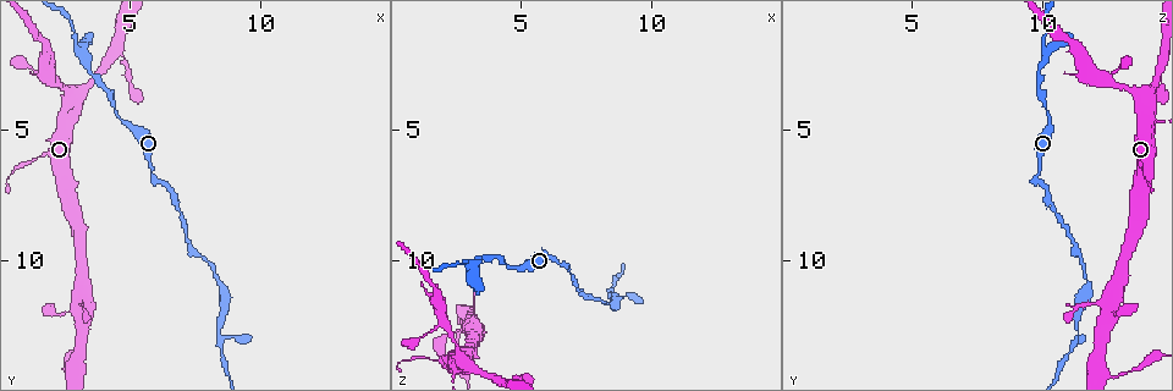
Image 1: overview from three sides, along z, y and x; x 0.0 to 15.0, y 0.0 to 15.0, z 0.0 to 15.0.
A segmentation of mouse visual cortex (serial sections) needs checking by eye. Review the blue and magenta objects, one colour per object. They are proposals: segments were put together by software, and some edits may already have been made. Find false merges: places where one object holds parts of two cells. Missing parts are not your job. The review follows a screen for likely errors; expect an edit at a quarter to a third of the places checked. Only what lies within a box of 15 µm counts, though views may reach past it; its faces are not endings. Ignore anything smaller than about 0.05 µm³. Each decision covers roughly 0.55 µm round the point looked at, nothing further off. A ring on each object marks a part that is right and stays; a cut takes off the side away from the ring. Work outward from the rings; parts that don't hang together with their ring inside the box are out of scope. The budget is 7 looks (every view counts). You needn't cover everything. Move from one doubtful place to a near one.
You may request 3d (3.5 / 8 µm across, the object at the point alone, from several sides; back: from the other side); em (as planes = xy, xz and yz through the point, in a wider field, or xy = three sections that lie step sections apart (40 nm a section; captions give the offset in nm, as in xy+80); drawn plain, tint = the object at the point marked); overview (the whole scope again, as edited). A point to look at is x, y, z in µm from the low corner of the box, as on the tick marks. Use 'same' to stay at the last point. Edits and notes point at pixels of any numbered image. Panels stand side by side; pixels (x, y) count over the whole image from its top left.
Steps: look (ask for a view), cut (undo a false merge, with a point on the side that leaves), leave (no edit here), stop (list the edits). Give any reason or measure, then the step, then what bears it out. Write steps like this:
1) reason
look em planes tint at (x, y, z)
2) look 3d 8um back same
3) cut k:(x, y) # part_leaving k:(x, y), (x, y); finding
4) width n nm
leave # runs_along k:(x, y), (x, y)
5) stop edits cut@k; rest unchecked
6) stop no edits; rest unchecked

narrows sharply
look 3d 3.5um at (8.4, 12.8, 11.3)

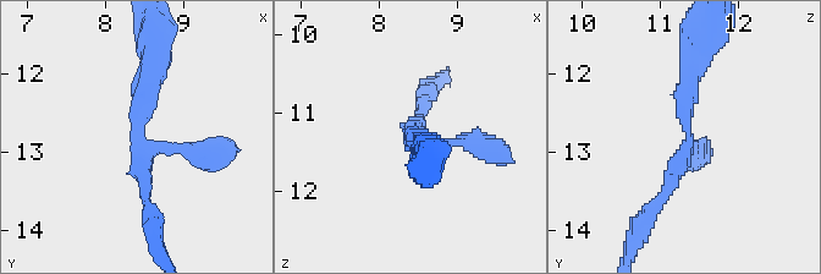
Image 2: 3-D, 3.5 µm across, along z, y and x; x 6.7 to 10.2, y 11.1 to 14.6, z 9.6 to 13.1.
arms 3; arm_widths 200, 200, 300 nm
look em xy step 1 tint at (8.40, 12.80, 11.40)

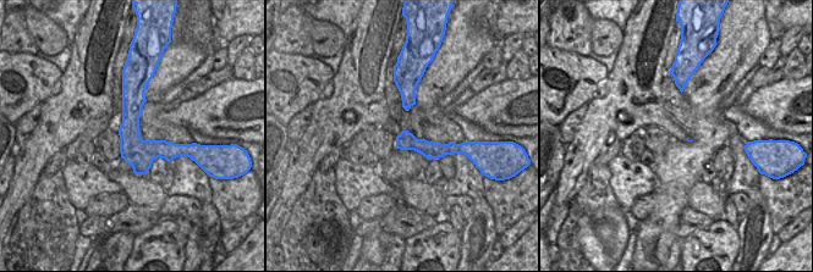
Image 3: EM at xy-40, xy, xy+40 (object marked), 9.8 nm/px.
cut 2:(207, 155) # part_leaving 2:(172, 151), (240, 151); a second cell is stuck on

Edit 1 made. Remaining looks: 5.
see it whole again
look overview

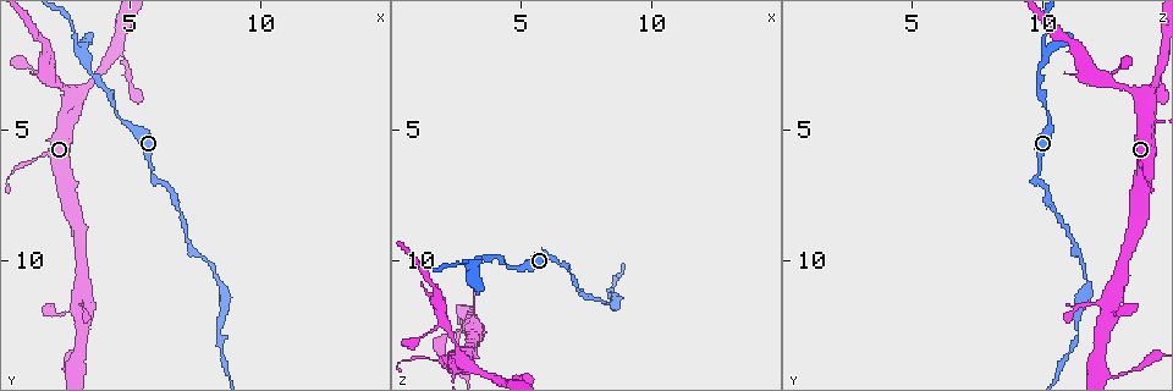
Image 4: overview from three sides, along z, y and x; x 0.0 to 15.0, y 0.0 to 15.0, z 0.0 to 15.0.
sharp bend
look 3d 8um at (3.0, 14.4, 12.3)

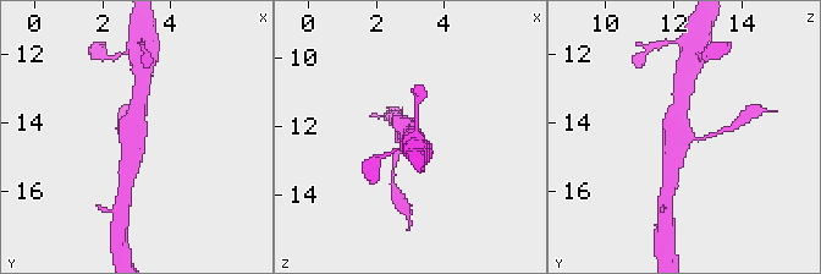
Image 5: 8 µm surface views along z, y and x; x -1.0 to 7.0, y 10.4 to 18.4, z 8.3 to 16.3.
zoom in
look 3d 3.5um at (2.9, 14.3, 12.3)

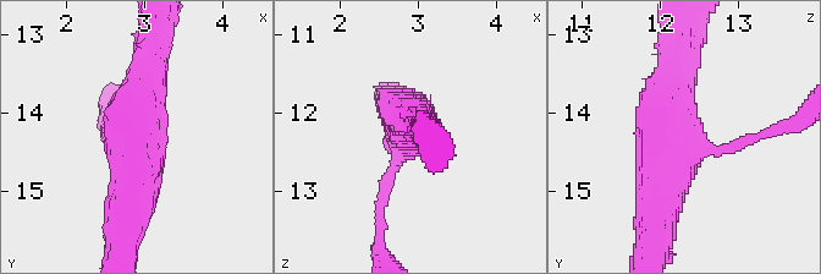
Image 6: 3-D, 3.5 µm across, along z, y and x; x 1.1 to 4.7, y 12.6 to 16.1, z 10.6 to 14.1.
look em xy step 3 tint at (2.95, 14.35, 12.25)

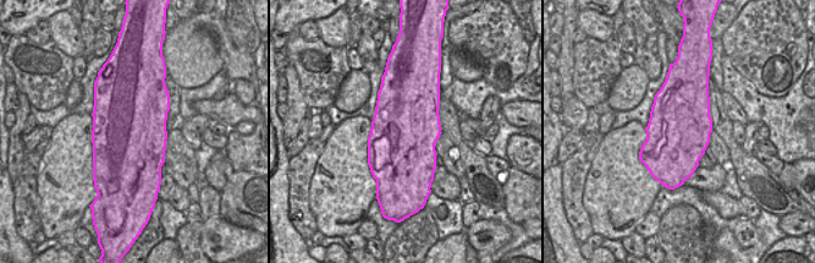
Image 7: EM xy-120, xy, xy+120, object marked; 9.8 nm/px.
leave # runs_along 6:(677, 60), (690, 151), (747, 142); all the same cell

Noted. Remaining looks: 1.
stop edits cut@2; rest unchecked

